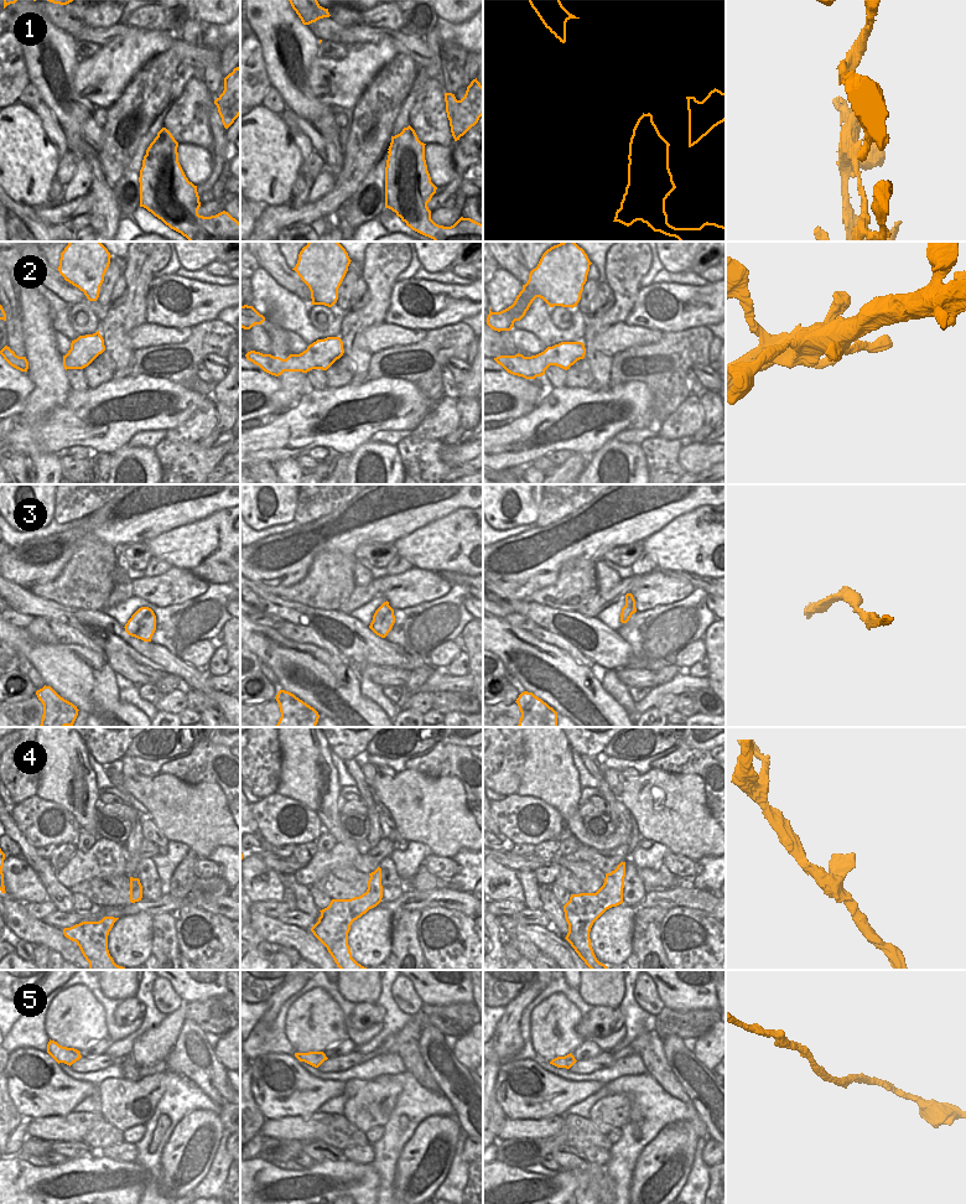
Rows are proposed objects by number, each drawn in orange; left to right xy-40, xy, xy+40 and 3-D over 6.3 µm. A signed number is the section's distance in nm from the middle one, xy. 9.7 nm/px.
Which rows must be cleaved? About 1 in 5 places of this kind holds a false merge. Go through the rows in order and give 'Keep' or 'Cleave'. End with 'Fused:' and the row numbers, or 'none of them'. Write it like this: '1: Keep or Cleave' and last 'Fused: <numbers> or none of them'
1: Cleave
2: Keep
3: Keep
4: Keep
5: Keep
Fused: 1

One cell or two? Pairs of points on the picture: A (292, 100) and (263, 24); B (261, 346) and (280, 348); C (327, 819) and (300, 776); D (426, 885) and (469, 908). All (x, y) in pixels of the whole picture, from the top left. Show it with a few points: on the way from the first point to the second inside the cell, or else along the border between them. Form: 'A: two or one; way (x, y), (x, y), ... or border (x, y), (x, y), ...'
A: one; way (287, 82), (275, 58), (273, 42)
B: two; border (265, 318), (271, 353)
C: one; way (327, 798), (331, 771), (321, 759)
D: two; border (436, 887), (429, 891), (413, 889)

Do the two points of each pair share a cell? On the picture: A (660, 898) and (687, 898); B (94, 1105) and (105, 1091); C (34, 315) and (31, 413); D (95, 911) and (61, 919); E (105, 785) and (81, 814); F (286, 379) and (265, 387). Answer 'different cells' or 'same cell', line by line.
A: same cell
B: different cells
C: same cell
D: same cell
E: different cells
F: different cells

